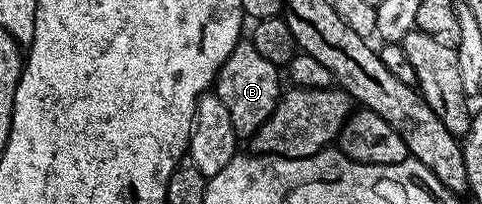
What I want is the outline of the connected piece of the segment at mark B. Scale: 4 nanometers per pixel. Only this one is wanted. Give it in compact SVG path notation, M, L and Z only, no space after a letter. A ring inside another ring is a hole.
M240 39L225 59L221 71L215 76L213 92L221 99L221 103L225 103L225 111L229 111L236 138L250 139L259 130L261 123L273 115L281 96L279 73L281 77L280 66L262 57L249 39Z

